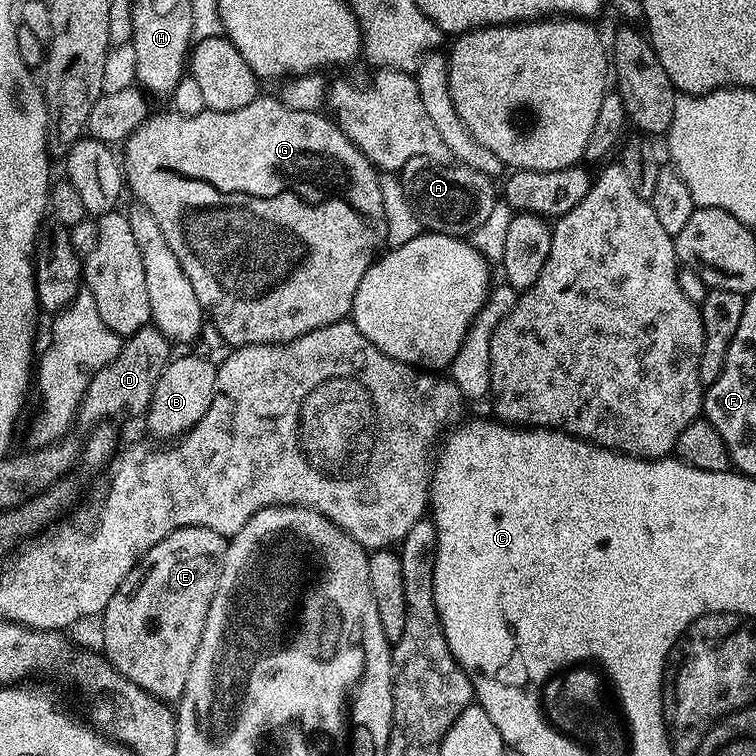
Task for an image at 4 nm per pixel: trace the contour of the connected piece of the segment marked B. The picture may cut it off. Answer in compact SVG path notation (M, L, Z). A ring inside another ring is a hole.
M178 356L169 359L168 365L164 367L154 386L152 401L148 403L146 421L148 420L148 432L152 436L172 436L168 438L183 436L200 421L202 414L206 414L206 410L210 410L210 402L214 398L217 365L211 364L204 356Z

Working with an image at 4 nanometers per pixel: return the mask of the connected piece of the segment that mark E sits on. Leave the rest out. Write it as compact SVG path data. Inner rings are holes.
M183 528L174 530L158 546L154 546L140 559L139 564L118 586L114 598L104 608L104 648L103 655L112 667L118 669L125 678L134 682L144 692L165 702L179 701L186 690L186 677L190 674L190 662L198 642L202 642L202 630L214 590L220 577L220 562L224 558L225 537L214 530L205 528Z

